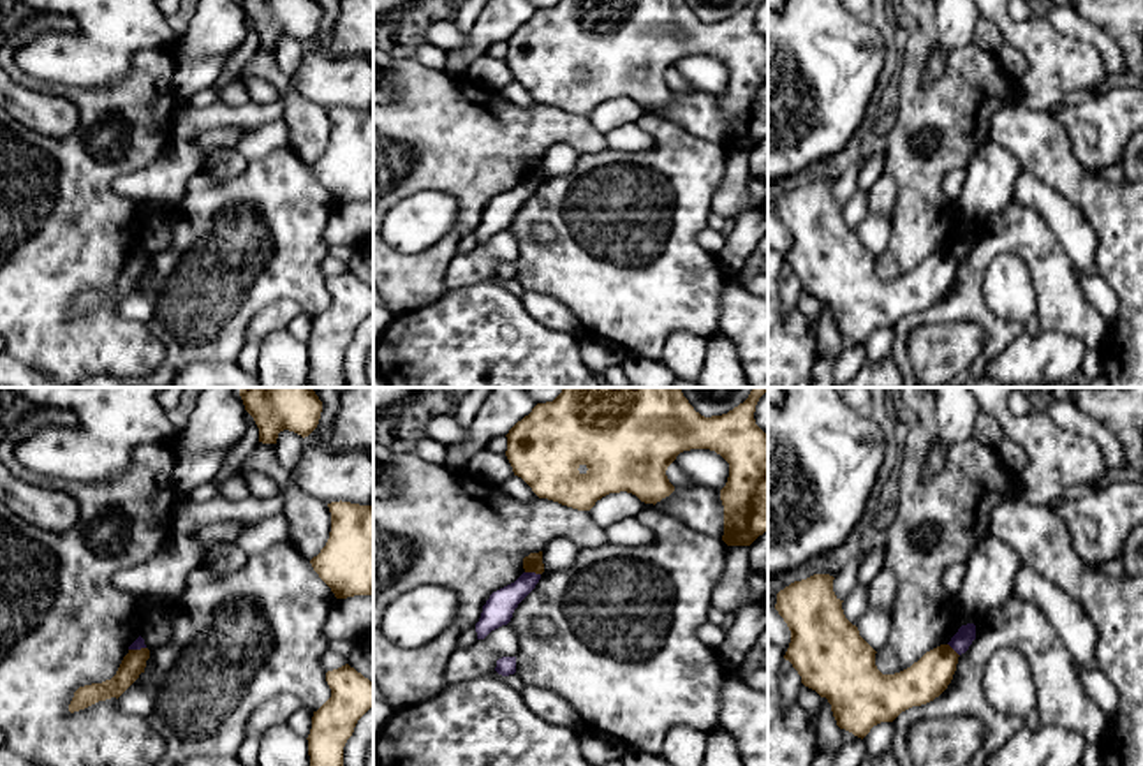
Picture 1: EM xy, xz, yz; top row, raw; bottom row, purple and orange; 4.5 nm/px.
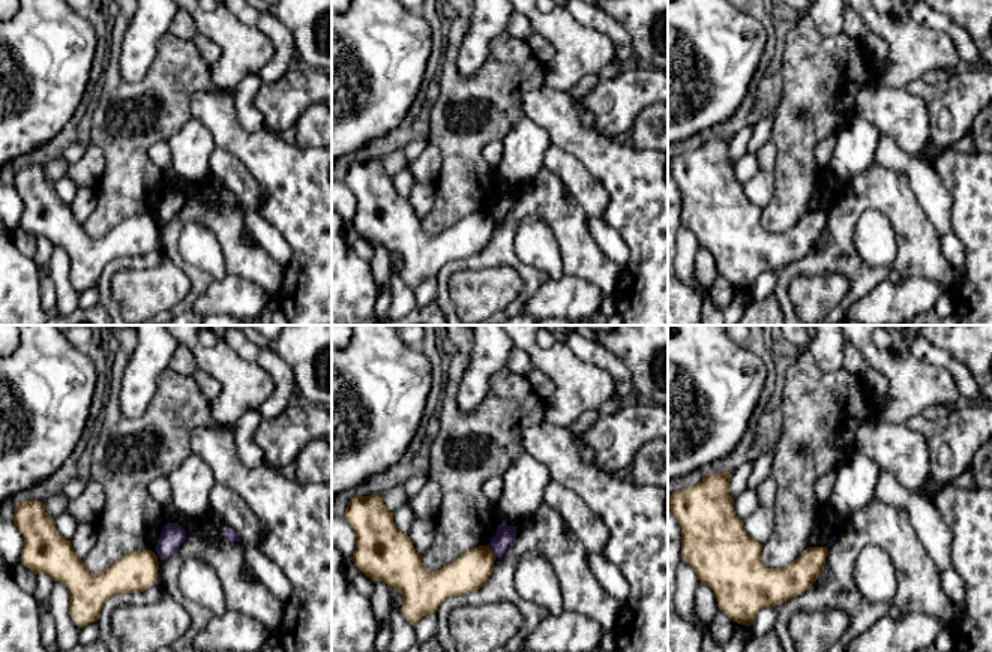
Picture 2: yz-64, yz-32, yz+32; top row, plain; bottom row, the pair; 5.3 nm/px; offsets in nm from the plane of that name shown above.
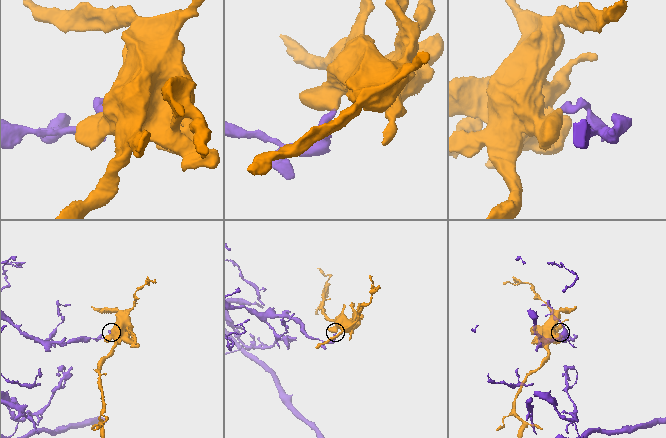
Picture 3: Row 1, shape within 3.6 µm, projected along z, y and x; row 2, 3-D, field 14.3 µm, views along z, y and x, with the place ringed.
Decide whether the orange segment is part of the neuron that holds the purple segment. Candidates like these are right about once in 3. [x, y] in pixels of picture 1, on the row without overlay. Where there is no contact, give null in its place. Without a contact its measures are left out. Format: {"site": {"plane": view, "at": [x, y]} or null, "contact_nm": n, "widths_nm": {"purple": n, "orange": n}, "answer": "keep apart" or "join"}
{"site": {"plane": "xz", "at": [532, 178]}, "contact_nm": 70, "widths_nm": {"purple": 140, "orange": 80}, "answer": "keep apart"}

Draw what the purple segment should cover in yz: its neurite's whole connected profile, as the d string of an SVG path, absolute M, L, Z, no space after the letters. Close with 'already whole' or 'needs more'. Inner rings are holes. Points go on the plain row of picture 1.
M967 229L958 234L958 238L948 248L958 261L965 259L972 247L976 245L976 231Z; already whole

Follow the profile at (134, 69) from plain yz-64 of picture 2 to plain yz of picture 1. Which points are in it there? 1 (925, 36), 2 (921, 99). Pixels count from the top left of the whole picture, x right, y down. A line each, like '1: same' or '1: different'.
1: different
2: different

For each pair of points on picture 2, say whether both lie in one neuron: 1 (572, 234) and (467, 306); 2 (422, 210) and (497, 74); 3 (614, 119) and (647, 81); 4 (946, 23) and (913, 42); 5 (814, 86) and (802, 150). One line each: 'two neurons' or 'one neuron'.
1: two neurons
2: two neurons
3: one neuron
4: two neurons
5: one neuron

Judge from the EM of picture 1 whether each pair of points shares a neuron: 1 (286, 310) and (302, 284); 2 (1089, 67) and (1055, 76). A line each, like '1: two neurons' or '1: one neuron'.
1: two neurons
2: one neuron

